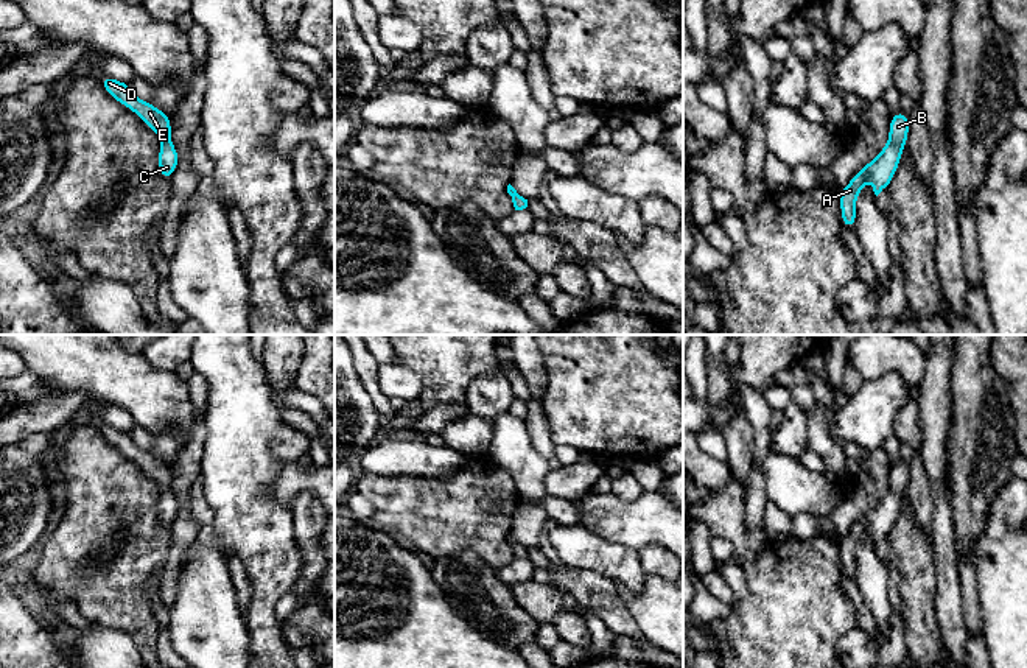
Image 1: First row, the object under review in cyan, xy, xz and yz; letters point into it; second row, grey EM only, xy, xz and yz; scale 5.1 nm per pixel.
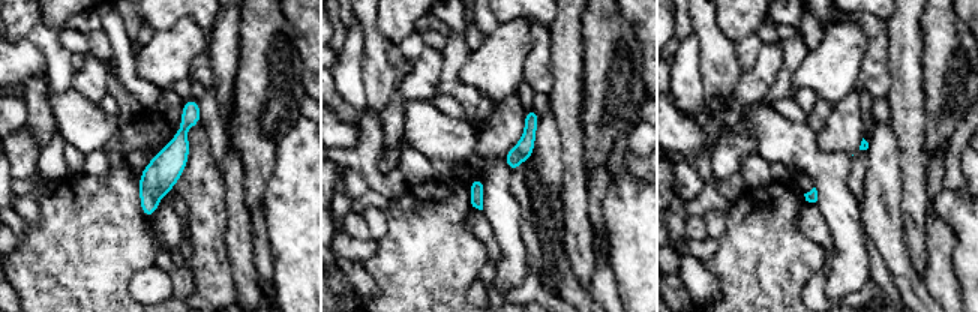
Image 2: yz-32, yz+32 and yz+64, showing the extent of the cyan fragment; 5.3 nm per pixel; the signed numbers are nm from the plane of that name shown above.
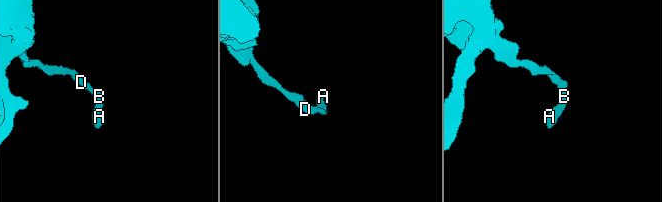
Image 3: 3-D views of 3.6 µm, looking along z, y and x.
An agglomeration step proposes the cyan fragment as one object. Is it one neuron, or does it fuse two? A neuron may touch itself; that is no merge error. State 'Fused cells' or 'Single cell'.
Single cell

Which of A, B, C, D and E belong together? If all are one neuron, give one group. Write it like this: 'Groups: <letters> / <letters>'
Groups: A B C D E

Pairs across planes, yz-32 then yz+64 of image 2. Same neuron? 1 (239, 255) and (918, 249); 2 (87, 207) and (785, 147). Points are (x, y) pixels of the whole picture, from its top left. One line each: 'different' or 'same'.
1: same
2: different

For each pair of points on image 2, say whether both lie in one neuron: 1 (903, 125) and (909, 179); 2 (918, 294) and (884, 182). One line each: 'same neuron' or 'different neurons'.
1: same neuron
2: same neuron

